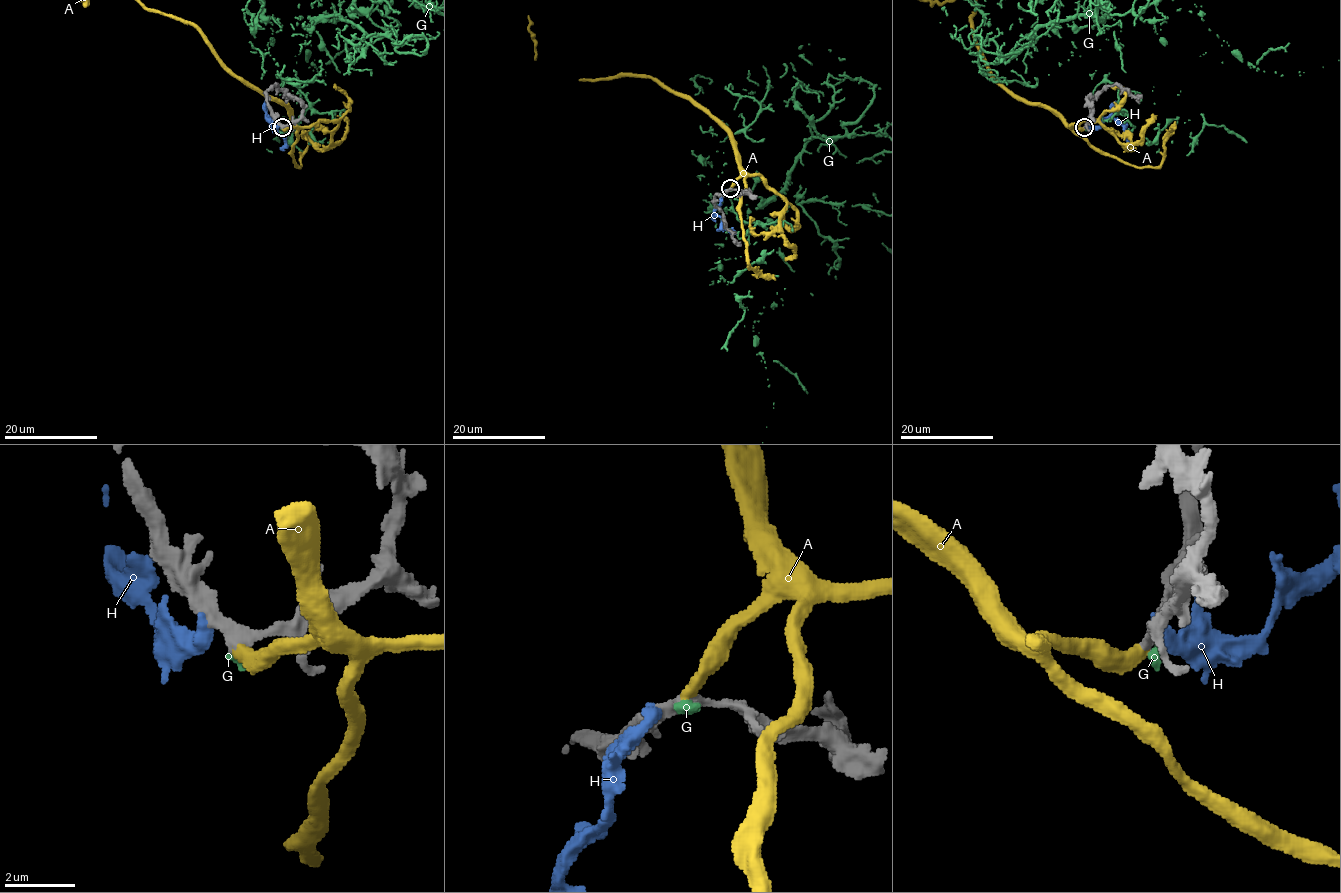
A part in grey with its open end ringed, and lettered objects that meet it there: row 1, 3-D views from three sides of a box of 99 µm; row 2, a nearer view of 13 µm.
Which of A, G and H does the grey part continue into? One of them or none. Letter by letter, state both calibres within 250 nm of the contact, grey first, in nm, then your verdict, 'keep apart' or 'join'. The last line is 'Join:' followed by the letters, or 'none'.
A: calibres 300 and 380 nm; join
G: calibres 320 and 280 nm; keep apart
H: calibres 380 and 460 nm; keep apart
Join: A

